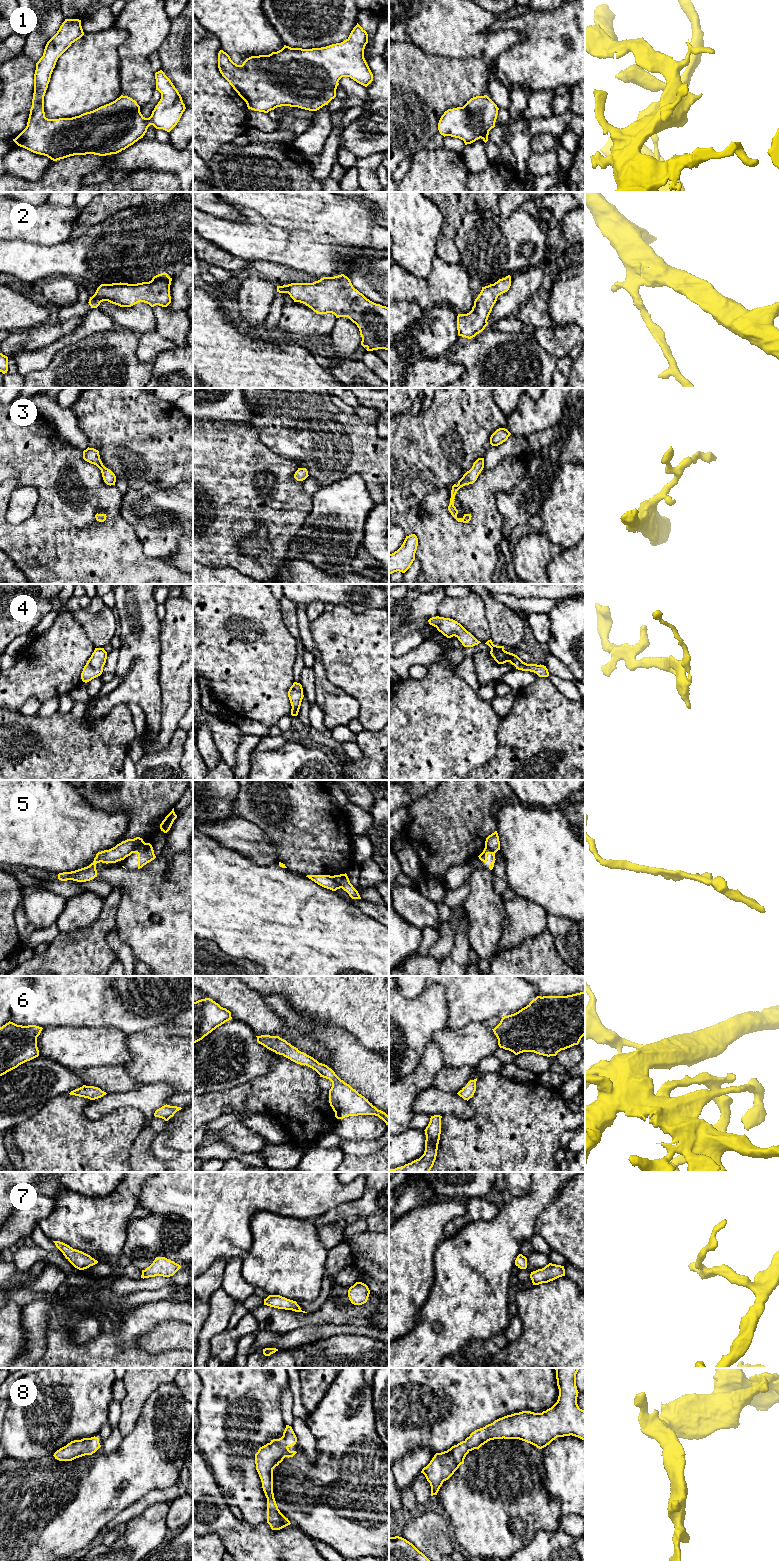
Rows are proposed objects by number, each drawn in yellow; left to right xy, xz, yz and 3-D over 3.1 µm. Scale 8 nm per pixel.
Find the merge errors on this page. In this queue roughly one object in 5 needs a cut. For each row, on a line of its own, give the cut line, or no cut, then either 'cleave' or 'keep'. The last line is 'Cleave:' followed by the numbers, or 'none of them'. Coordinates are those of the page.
1: no cut; keep
2: no cut; keep
3: no cut; keep
4: cut in yz along (491, 648), (501, 648), (503, 650); cleave
5: cut in xy along (144, 842), (132, 852); cleave
6: no cut; keep
7: no cut; keep
8: no cut; keep
Cleave: 4, 5

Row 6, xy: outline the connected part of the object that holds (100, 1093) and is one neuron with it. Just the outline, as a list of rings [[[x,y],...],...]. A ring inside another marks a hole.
[[[83,1085],[82,1087],[71,1091],[69,1094],[88,1098],[90,1100],[95,1100],[95,1099],[103,1097],[107,1093],[102,1091],[98,1087]]]

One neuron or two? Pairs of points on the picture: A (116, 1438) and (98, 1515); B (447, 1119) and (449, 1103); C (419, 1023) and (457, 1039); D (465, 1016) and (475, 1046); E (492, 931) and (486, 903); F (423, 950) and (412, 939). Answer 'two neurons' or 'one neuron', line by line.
A: two neurons
B: two neurons
C: two neurons
D: two neurons
E: one neuron
F: two neurons

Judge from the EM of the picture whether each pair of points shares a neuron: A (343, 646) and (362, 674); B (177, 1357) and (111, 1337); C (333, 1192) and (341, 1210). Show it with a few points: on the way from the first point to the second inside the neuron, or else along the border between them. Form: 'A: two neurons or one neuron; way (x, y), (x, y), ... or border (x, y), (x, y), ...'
A: one neuron; way (350, 653), (362, 667)
B: one neuron; way (161, 1357), (131, 1357), (127, 1353)
C: two neurons; border (361, 1195), (319, 1217)

